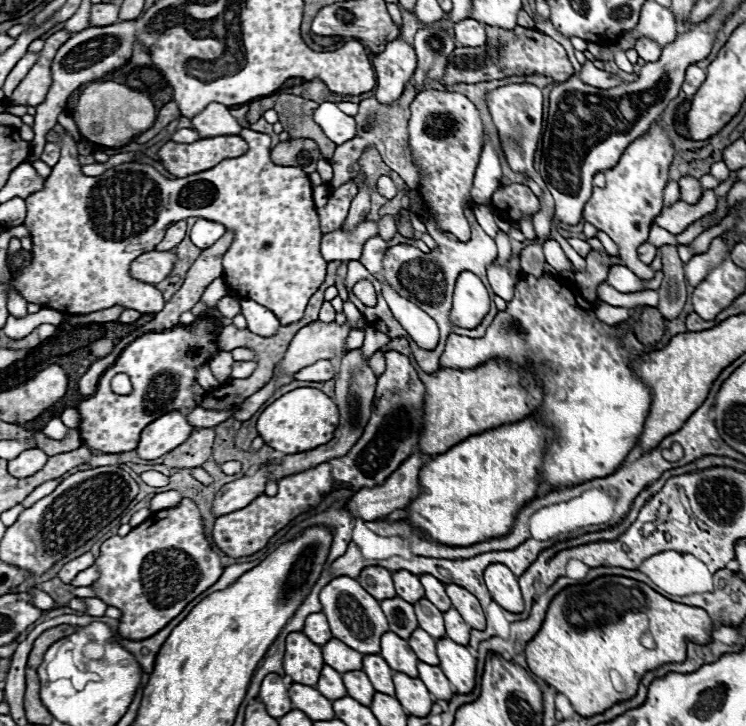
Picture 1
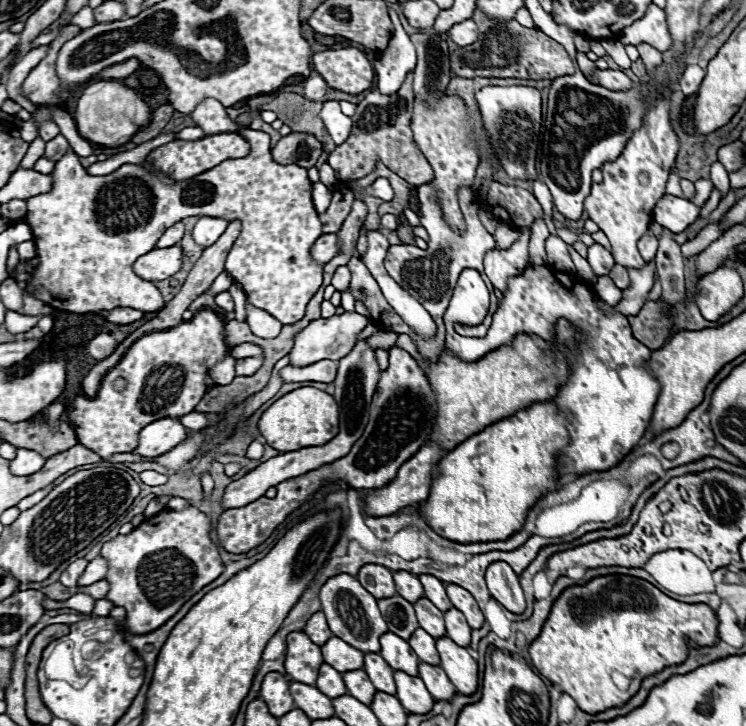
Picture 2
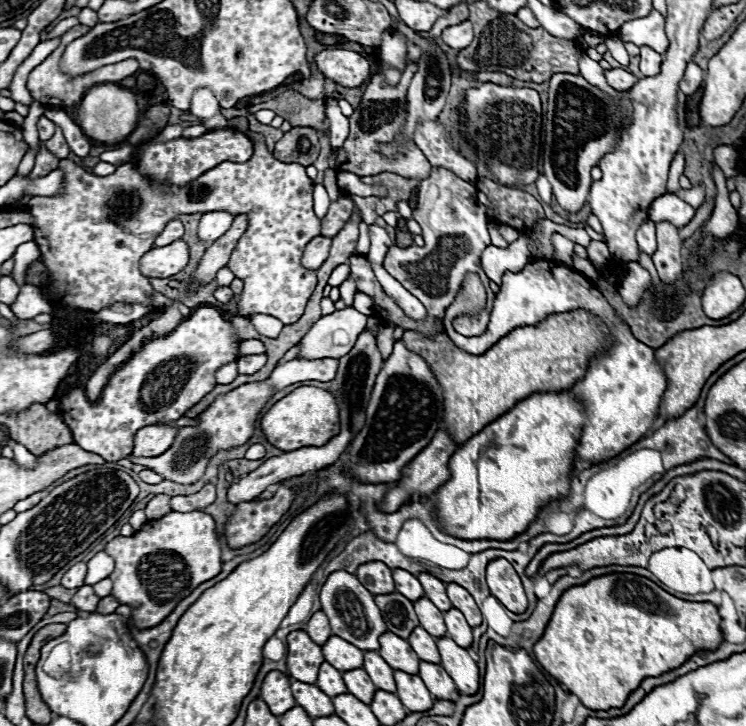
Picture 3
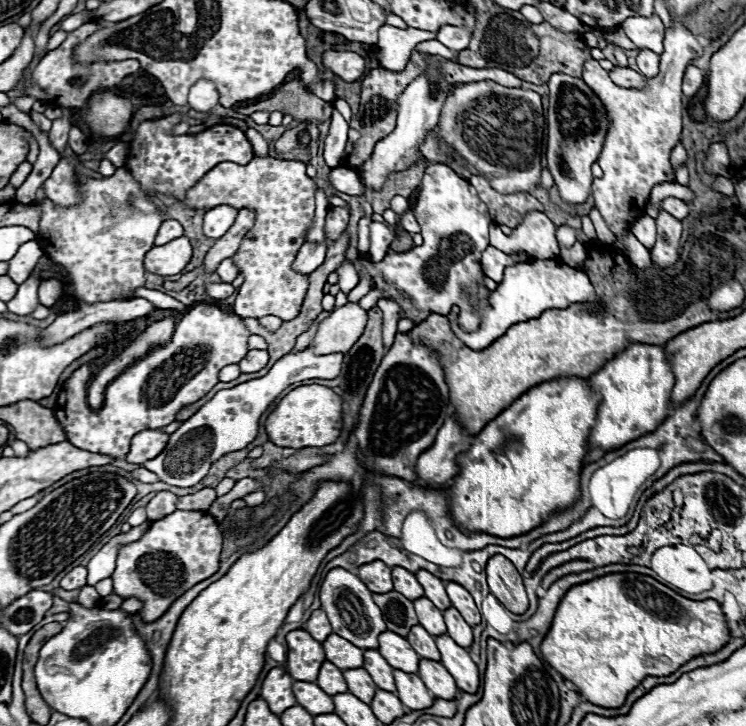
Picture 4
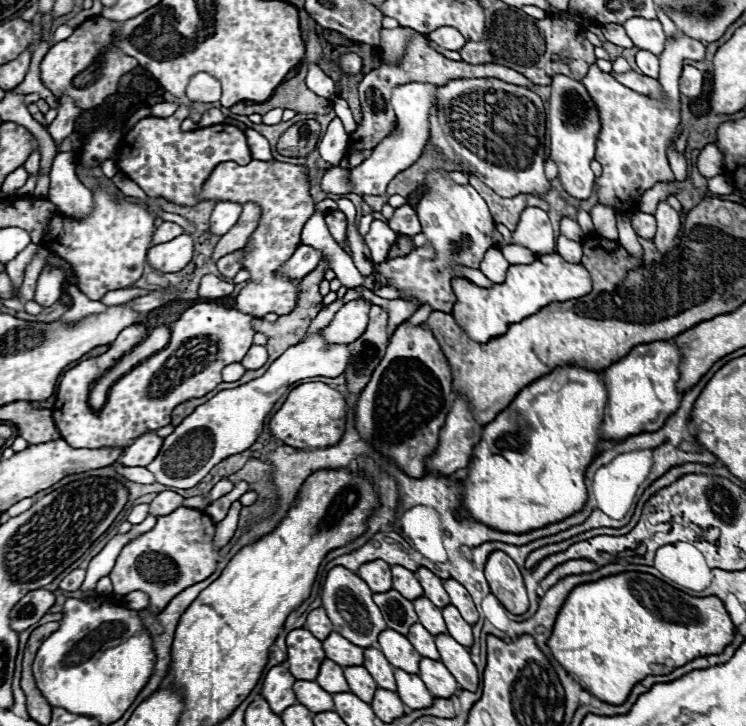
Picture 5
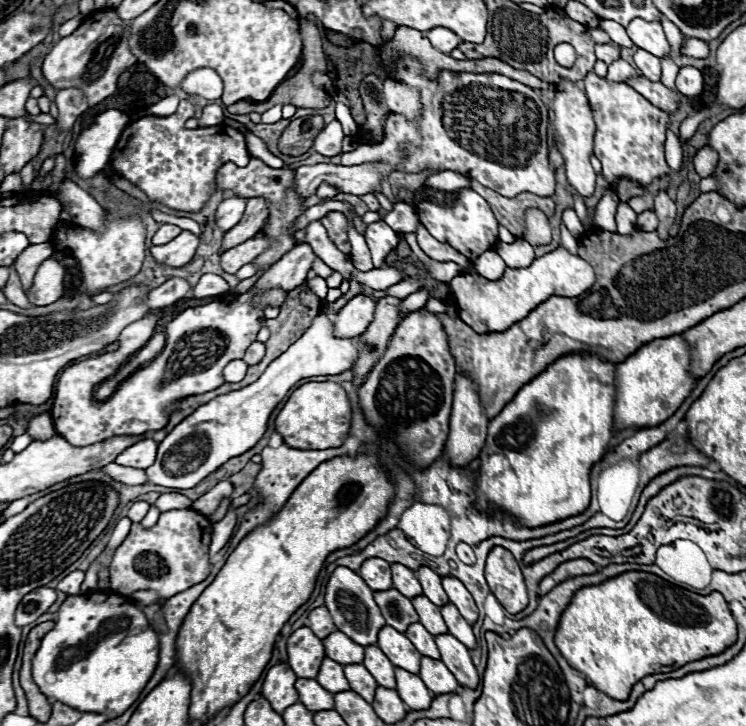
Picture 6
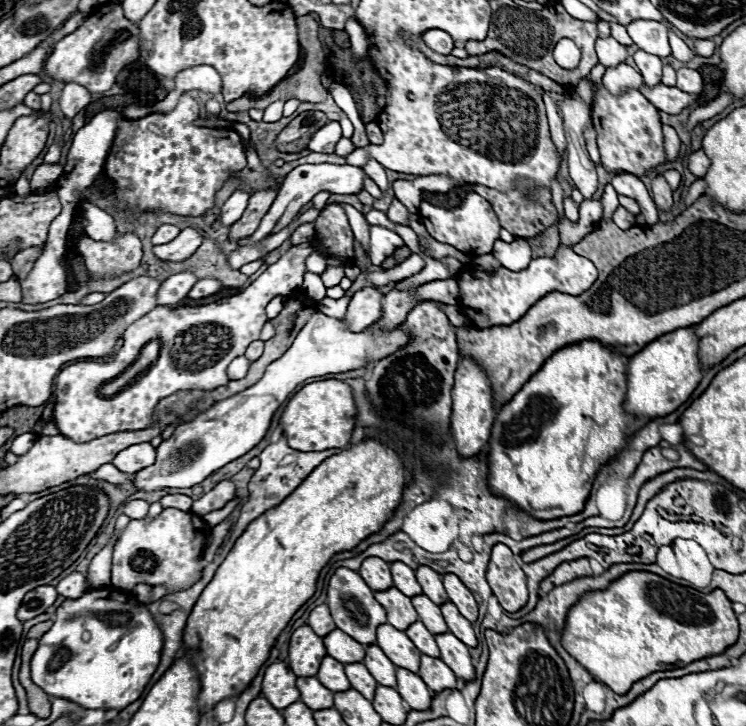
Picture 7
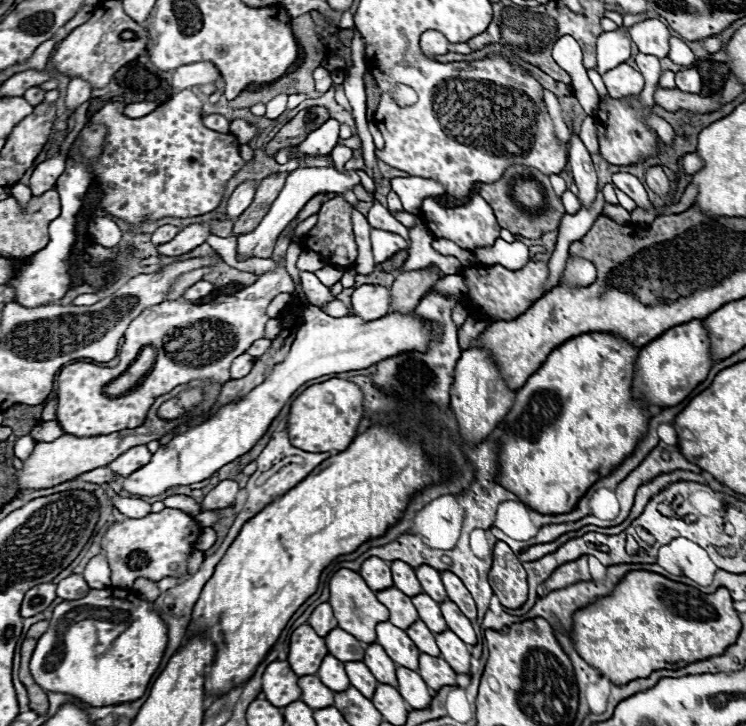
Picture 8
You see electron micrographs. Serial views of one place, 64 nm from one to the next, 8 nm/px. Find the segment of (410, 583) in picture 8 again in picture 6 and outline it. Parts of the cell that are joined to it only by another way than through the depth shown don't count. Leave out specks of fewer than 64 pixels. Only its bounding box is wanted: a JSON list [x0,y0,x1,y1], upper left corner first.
[392,564,422,596]

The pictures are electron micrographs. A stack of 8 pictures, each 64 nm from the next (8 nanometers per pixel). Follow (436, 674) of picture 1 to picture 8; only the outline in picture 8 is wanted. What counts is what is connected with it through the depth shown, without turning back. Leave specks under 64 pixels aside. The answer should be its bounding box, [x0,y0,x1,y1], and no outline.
[418,654,456,690]

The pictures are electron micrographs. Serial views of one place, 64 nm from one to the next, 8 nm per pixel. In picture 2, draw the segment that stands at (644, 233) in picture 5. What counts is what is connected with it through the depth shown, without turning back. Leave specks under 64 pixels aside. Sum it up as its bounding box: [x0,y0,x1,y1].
[638,230,658,262]

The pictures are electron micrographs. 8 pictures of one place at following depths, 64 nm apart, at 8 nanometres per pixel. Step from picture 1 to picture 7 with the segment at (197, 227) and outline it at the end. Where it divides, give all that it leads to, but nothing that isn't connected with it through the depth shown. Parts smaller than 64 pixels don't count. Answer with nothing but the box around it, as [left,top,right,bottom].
[220,190,250,226]

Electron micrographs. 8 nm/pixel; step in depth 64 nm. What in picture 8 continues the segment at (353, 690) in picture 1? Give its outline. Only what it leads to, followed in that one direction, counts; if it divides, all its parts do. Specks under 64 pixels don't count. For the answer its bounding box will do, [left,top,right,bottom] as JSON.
[346,662,378,698]

